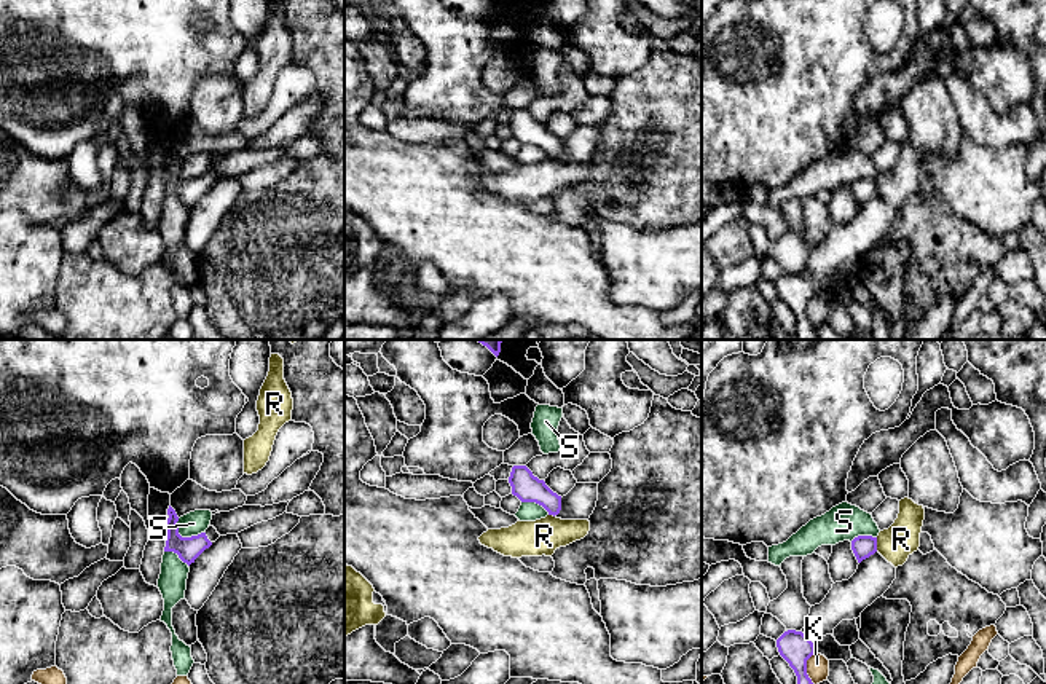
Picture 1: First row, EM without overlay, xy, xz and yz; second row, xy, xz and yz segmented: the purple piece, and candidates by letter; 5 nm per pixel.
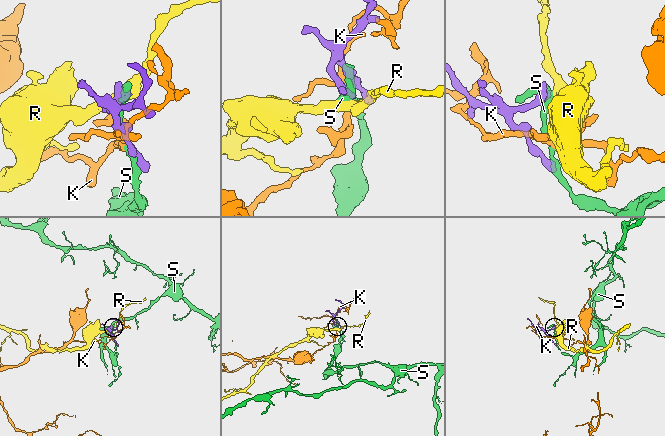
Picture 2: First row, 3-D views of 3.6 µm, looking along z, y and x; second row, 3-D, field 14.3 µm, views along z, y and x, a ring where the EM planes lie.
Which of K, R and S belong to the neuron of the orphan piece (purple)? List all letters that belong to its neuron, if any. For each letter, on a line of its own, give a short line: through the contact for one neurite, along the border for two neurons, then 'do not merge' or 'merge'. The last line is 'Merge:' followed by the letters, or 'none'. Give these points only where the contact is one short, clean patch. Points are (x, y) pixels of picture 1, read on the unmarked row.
K: line yz (815, 295), (807, 303), (807, 319), (813, 327); do not merge
R: line yz (876, 180), (877, 193); do not merge
S: do not merge
Merge: none

